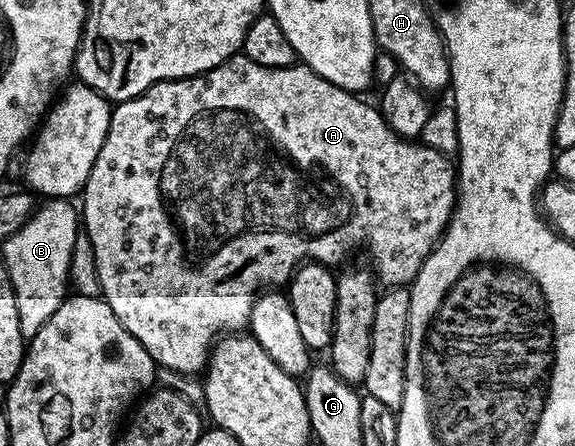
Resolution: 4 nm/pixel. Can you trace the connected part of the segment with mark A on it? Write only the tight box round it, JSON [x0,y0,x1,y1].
[81,56,457,376]

